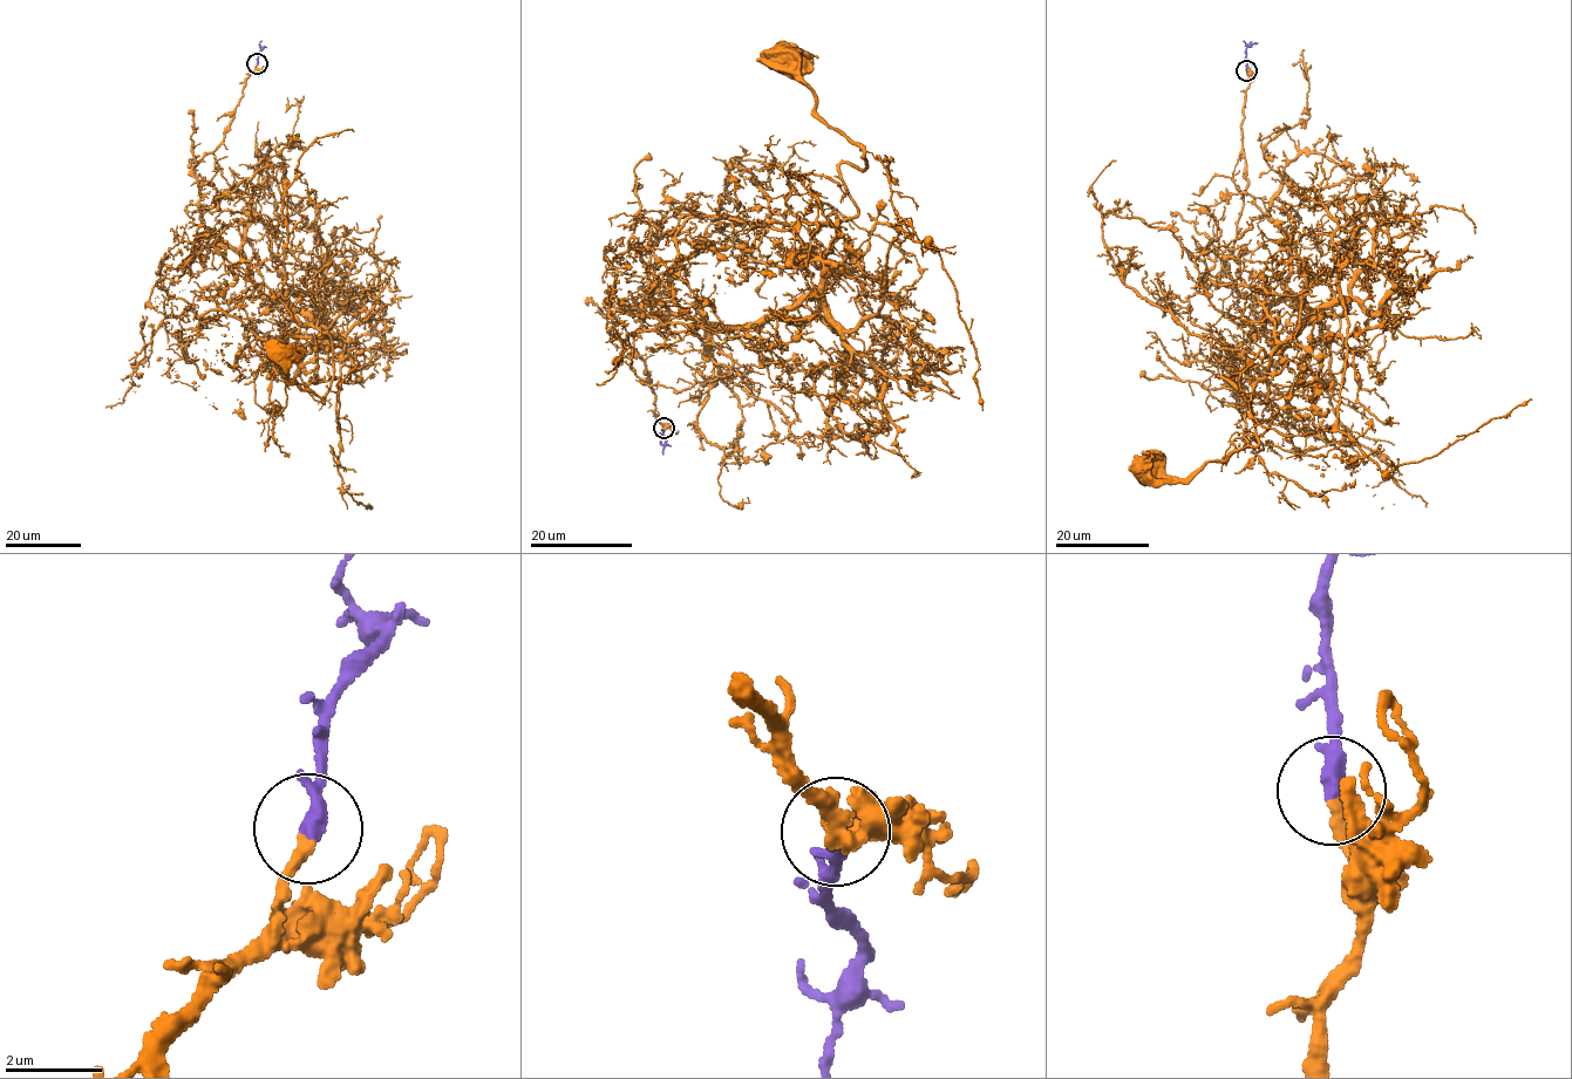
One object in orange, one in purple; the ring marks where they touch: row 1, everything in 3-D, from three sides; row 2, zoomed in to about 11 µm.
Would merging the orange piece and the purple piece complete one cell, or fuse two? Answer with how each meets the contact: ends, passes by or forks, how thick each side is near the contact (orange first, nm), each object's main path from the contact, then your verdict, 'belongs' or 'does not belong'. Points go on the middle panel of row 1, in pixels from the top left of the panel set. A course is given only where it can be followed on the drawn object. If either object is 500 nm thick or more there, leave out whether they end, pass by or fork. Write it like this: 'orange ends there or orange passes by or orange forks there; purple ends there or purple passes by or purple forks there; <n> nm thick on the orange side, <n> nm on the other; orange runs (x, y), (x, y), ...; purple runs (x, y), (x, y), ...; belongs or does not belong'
orange ends there; purple passes by; 280 nm thick on the orange side, 280 nm on the other; orange runs (664, 427), (614, 312), (768, 322), (819, 284), (858, 213), (841, 163), (865, 168), (862, 149), (788, 54); purple runs (664, 428), (662, 436), (666, 441), (659, 443), (661, 441); belongs

